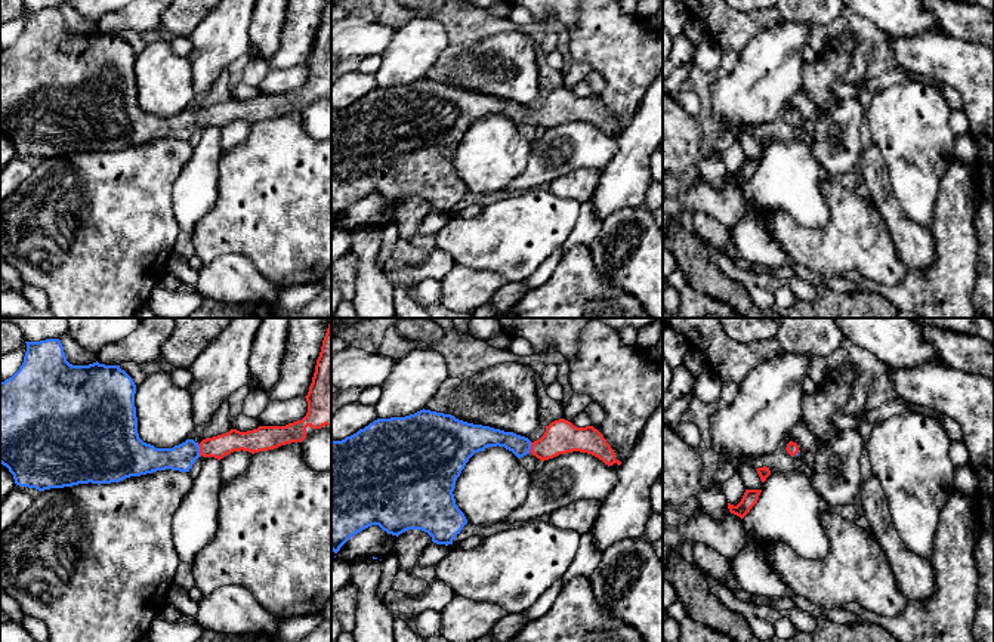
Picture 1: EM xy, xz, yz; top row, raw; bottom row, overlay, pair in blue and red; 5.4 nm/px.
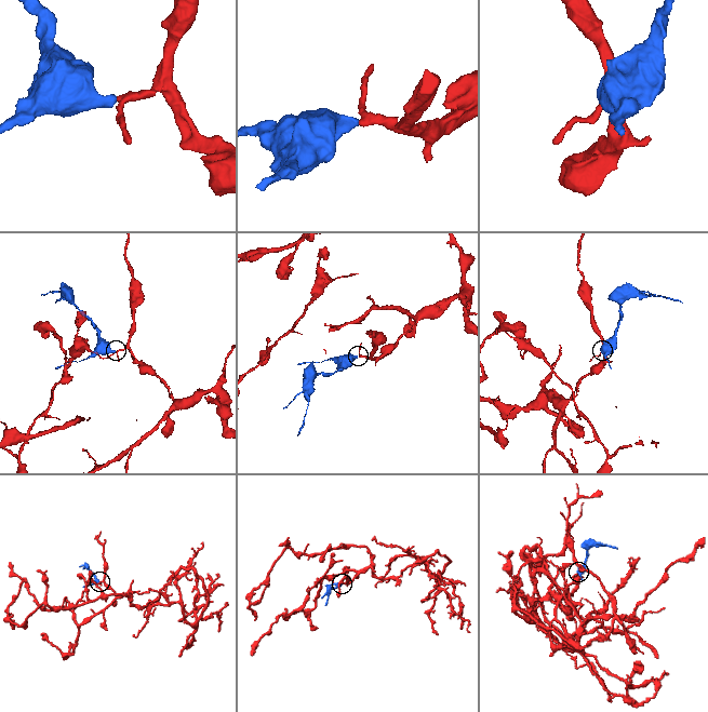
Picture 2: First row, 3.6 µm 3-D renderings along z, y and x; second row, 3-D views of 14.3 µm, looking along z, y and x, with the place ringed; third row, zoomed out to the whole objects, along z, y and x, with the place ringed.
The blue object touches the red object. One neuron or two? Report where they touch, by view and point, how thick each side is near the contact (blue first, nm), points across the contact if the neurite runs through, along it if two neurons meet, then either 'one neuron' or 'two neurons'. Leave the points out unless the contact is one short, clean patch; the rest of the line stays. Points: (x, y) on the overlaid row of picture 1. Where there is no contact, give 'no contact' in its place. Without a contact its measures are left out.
contact xy (198, 450); calibres 150 and 120 nm; way xy (181, 457), (190, 450), (198, 450), (221, 445); one neuron

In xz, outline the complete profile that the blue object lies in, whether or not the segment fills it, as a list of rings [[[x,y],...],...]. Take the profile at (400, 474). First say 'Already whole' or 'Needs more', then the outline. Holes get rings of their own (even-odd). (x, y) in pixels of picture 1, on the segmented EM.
Needs more. [[[425,408],[405,417],[377,419],[342,441],[331,441],[331,550],[337,553],[351,537],[371,525],[396,537],[408,530],[422,530],[436,544],[453,544],[467,524],[453,494],[456,481],[475,453],[497,445],[518,459],[531,453],[544,462],[580,451],[608,466],[621,464],[598,429],[577,428],[565,419],[546,426],[544,435],[534,442],[513,432]]]

